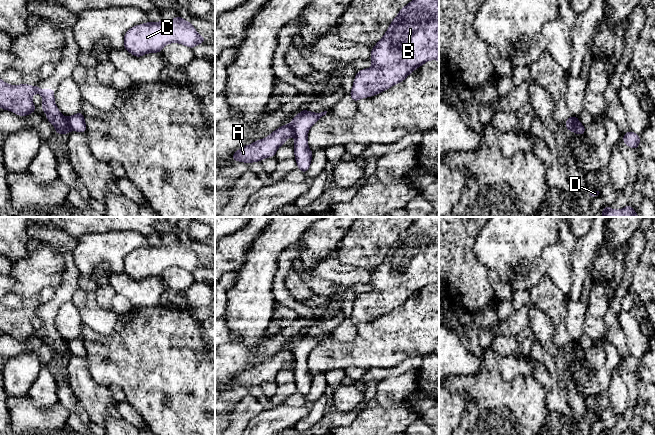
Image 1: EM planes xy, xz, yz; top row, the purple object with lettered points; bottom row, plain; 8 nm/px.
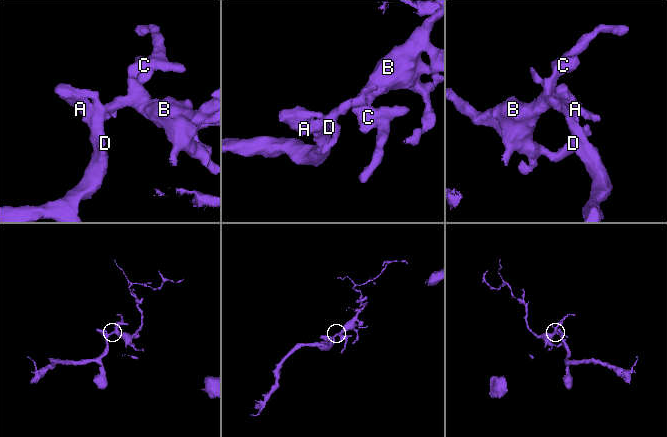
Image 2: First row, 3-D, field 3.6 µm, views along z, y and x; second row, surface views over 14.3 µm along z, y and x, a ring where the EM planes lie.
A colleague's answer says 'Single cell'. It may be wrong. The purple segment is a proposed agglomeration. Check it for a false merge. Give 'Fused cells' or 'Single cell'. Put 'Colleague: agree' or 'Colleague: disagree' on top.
Colleague: disagree
Fused cells

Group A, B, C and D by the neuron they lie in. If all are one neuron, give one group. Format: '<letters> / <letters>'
A D / B C

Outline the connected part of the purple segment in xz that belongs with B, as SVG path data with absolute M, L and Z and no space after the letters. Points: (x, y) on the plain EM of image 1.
M419 217L404 230L390 247L382 263L371 274L372 290L357 296L350 321L356 327L361 322L377 319L404 305L415 293L430 284L439 285L439 217Z

